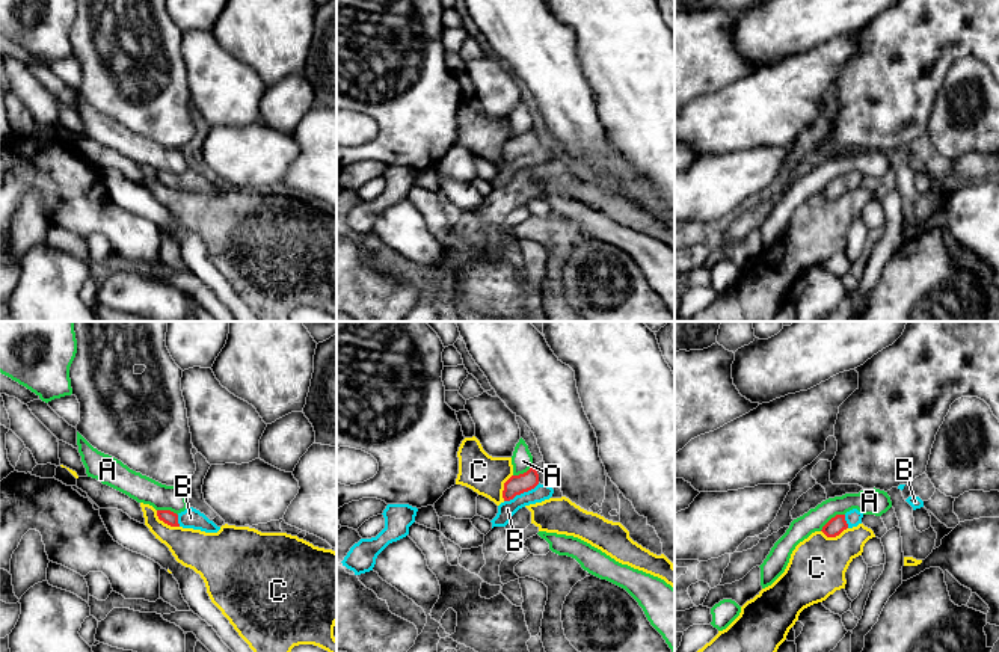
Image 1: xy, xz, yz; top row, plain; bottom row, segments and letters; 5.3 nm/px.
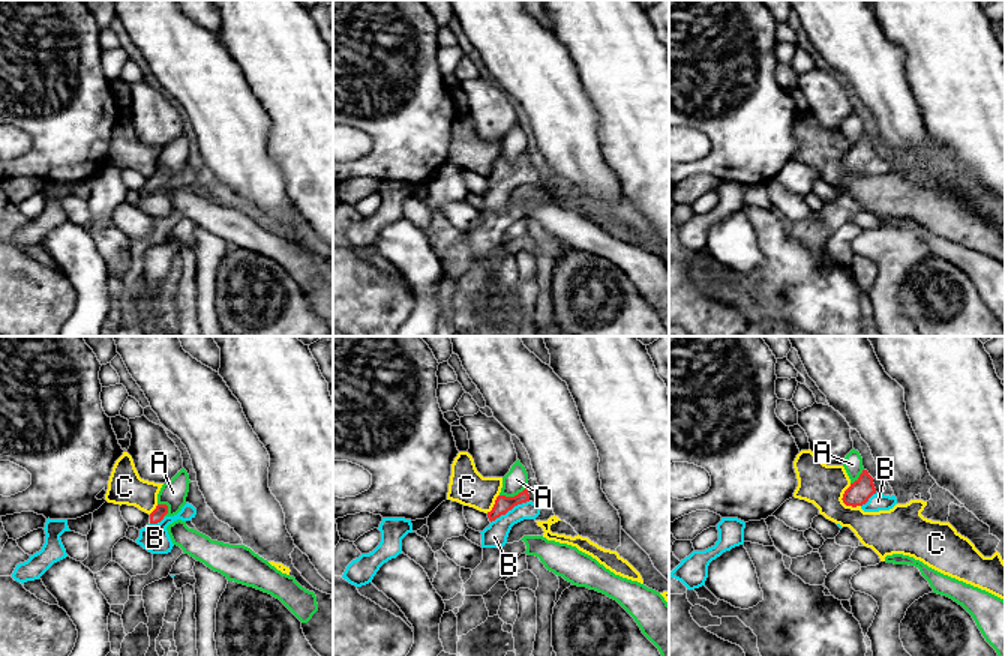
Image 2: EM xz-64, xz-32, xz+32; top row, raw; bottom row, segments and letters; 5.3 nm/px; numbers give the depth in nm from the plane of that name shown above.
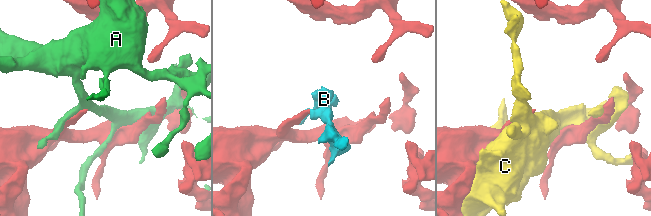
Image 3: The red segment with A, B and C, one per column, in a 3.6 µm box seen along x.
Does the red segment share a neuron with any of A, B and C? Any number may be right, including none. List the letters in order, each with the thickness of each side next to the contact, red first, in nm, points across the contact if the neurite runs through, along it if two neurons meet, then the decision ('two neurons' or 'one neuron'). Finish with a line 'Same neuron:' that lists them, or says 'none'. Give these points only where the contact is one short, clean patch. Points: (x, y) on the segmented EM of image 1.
A: 90/140 nm | two neurons
B: 110/90 nm | one neuron
C: 70/220 nm | two neurons
Same neuron: B

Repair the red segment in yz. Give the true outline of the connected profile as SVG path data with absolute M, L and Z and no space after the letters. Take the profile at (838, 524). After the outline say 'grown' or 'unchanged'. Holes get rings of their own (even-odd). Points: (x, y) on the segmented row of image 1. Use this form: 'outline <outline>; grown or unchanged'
outline M853 509L853 510L847 512L845 515L836 515L835 518L831 518L831 519L822 527L821 531L822 531L827 537L836 537L836 536L839 536L844 530L857 527L859 524L862 524L862 518L863 518L863 513L859 512L857 509Z; grown

